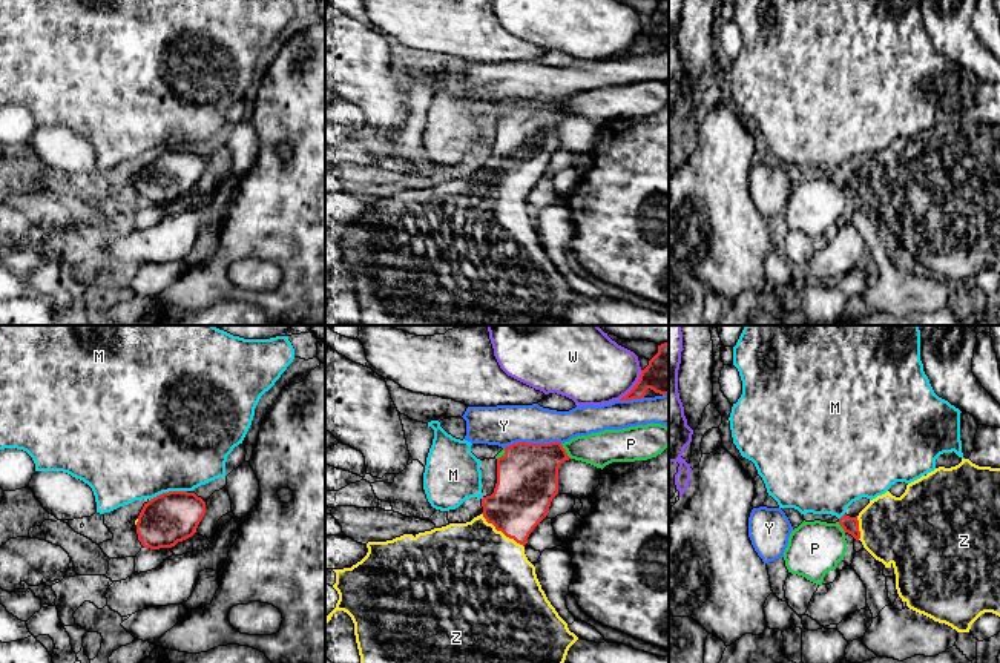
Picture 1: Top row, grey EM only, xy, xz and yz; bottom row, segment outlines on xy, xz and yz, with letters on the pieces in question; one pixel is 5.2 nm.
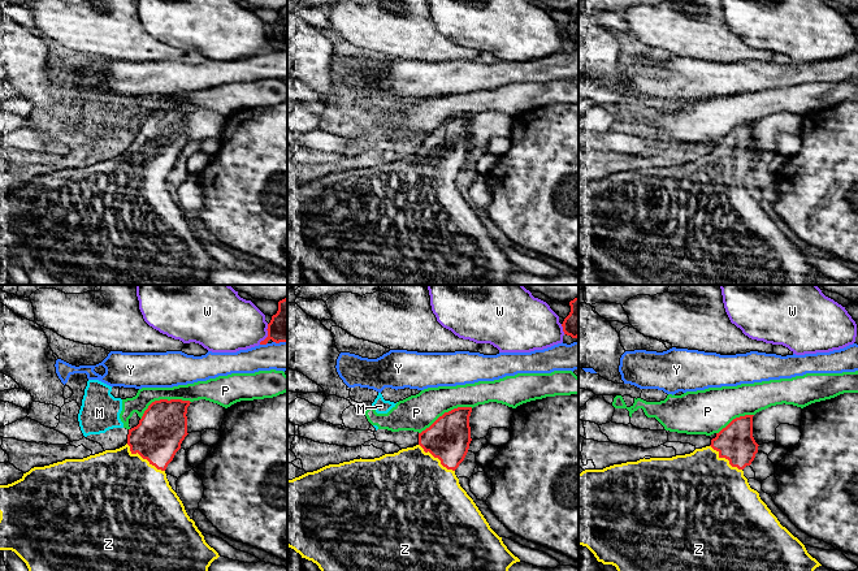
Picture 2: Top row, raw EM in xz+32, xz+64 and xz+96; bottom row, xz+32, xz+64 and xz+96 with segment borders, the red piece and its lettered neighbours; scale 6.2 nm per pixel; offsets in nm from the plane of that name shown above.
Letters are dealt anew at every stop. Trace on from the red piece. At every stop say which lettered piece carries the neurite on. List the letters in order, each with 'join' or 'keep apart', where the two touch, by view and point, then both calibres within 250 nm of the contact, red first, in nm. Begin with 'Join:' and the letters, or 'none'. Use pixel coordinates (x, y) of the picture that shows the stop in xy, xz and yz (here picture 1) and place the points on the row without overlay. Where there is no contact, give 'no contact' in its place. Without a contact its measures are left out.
Join: Z
M: keep apart; meets red in xy at (169, 148); 260 nm thick on the red side, 500 nm on the other
P: keep apart; meets red in xz at (565, 108); 320 nm thick on the red side, 180 nm on the other
W: keep apart; meets red in xz at (635, 42); 220 nm thick on the red side, 320 nm on the other
Y: keep apart; meets red in xz at (531, 100); 320 nm thick on the red side, 220 nm on the other
Z: join; meets red in xz at (502, 188); 300 nm thick on the red side, 480 nm on the other

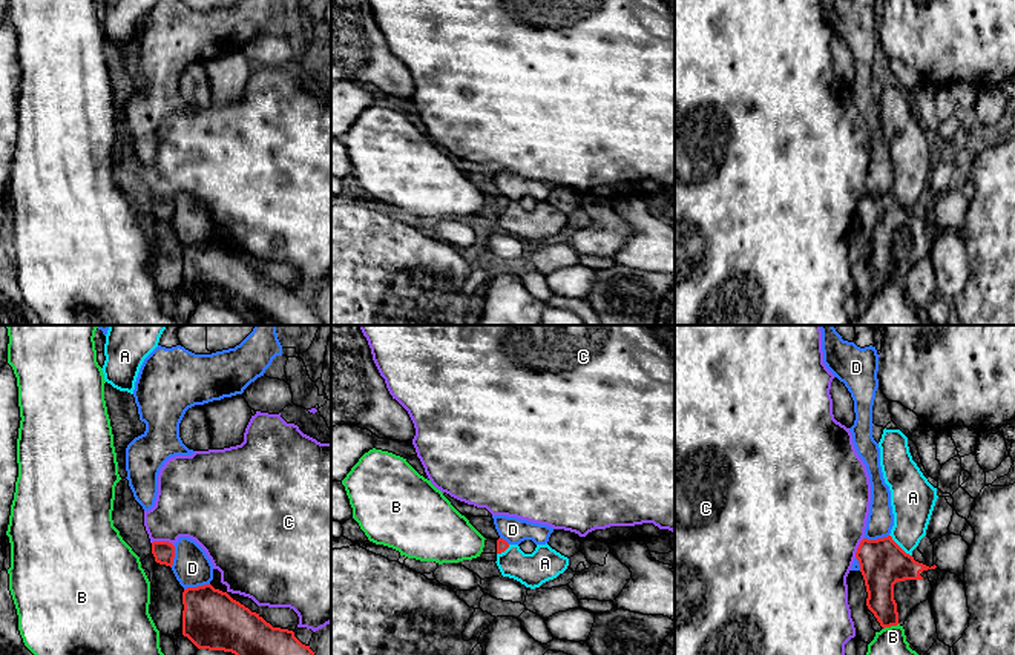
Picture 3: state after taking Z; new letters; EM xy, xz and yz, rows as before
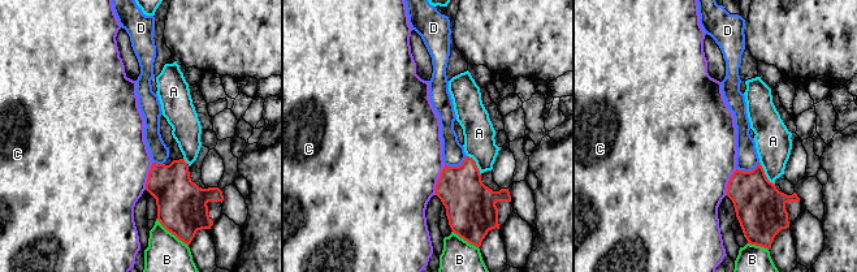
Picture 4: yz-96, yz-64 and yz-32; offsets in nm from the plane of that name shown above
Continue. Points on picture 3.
Join: none
A: keep apart; meets red in yz at (899, 203); 240 nm thick on the red side, 220 nm on the other
B: keep apart; meets red in yz at (891, 281); 160 nm thick on the red side, 300 nm on the other
C: keep apart; meets red in xy at (163, 198); 110 nm thick on the red side, 360 nm on the other
D: keep apart; meets red in xy at (198, 243); 300 nm thick on the red side, 200 nm on the other

